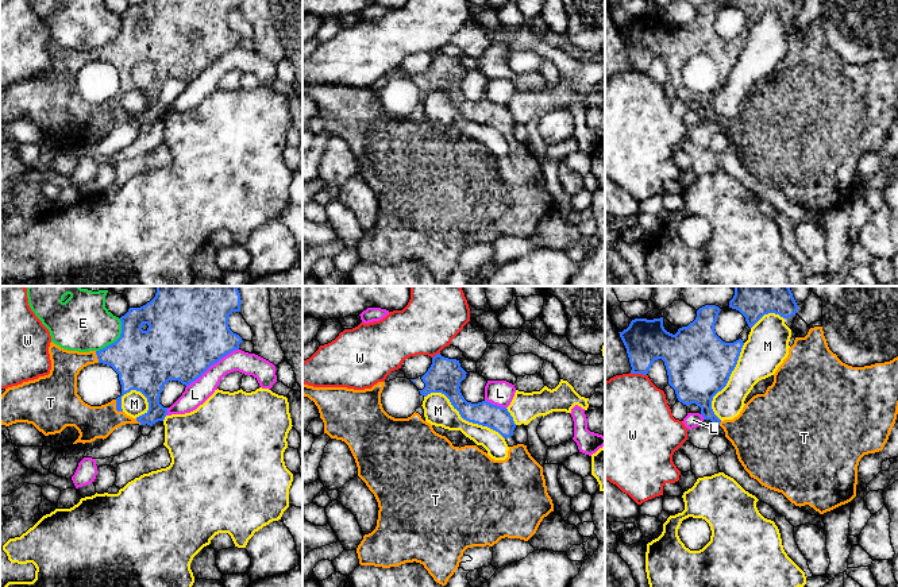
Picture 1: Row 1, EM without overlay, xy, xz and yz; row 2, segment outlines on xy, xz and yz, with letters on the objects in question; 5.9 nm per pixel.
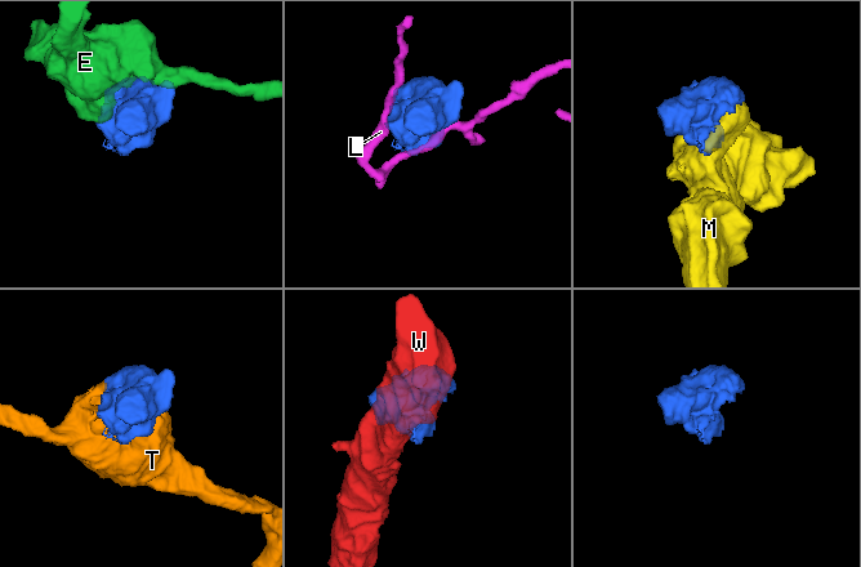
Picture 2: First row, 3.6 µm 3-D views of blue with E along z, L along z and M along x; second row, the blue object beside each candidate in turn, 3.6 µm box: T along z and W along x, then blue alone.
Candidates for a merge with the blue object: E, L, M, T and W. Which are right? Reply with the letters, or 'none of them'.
T

